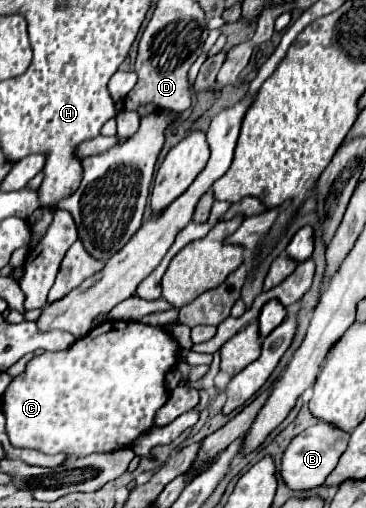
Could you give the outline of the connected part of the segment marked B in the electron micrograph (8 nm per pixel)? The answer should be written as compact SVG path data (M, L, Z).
M317 422L315 426L303 430L299 436L291 440L291 444L285 450L285 456L281 460L281 476L287 482L291 490L309 490L325 482L325 478L333 472L337 466L341 454L345 452L345 446L349 444L349 434L345 430L339 430L335 424L329 422Z

